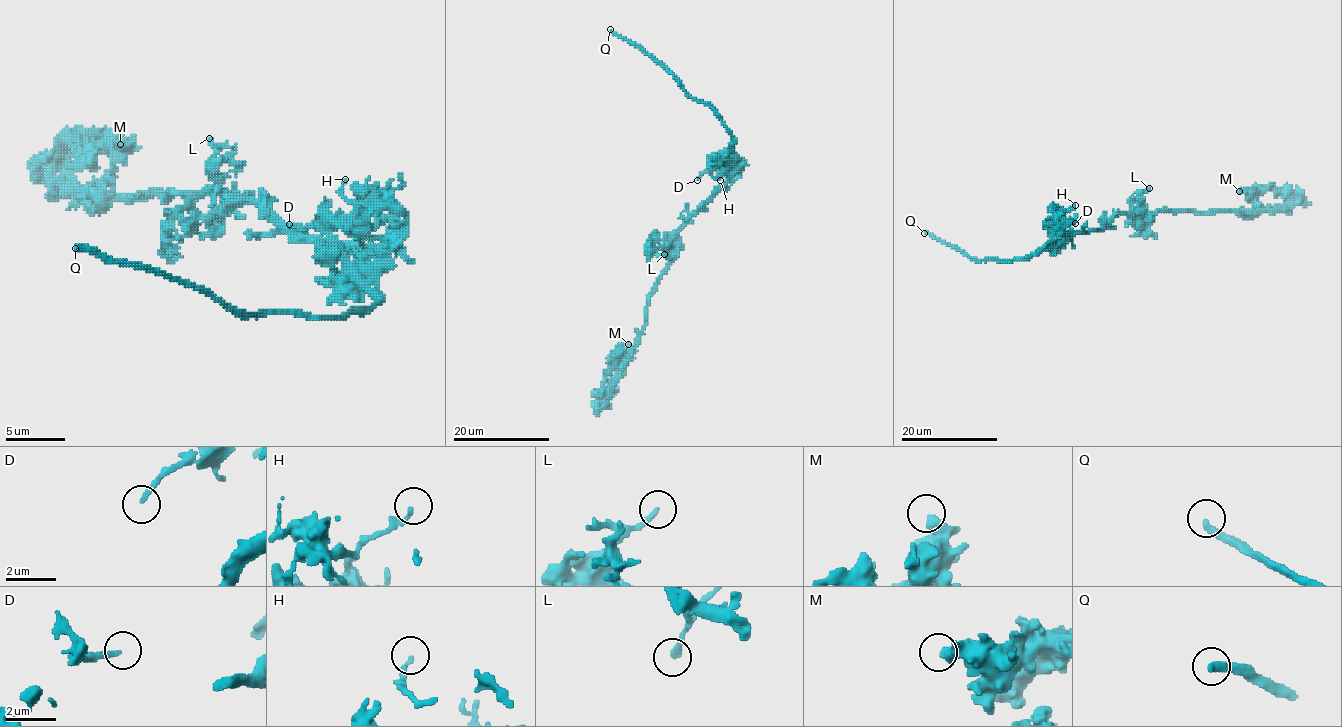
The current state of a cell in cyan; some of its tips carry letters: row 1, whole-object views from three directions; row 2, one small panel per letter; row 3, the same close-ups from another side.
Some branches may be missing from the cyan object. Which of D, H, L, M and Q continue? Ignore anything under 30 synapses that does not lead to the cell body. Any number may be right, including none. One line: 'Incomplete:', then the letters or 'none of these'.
Incomplete: Q

